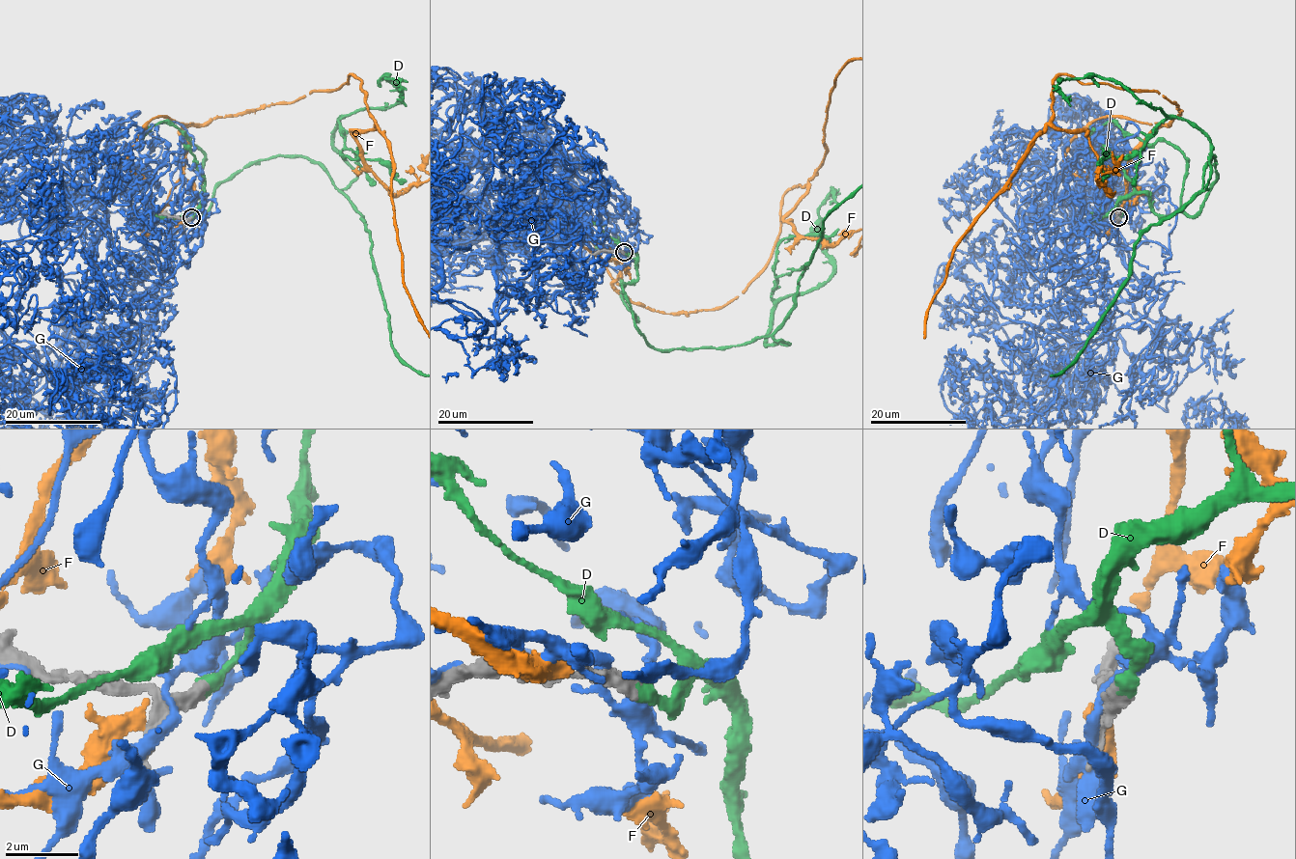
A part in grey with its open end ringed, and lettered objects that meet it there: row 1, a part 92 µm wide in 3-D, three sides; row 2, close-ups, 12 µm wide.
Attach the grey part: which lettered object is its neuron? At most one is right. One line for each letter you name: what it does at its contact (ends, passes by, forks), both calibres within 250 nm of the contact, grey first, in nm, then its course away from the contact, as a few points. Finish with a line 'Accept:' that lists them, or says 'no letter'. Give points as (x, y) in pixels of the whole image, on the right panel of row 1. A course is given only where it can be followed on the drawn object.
D: it ends; calibres 480 and 400 nm
Accept: D

